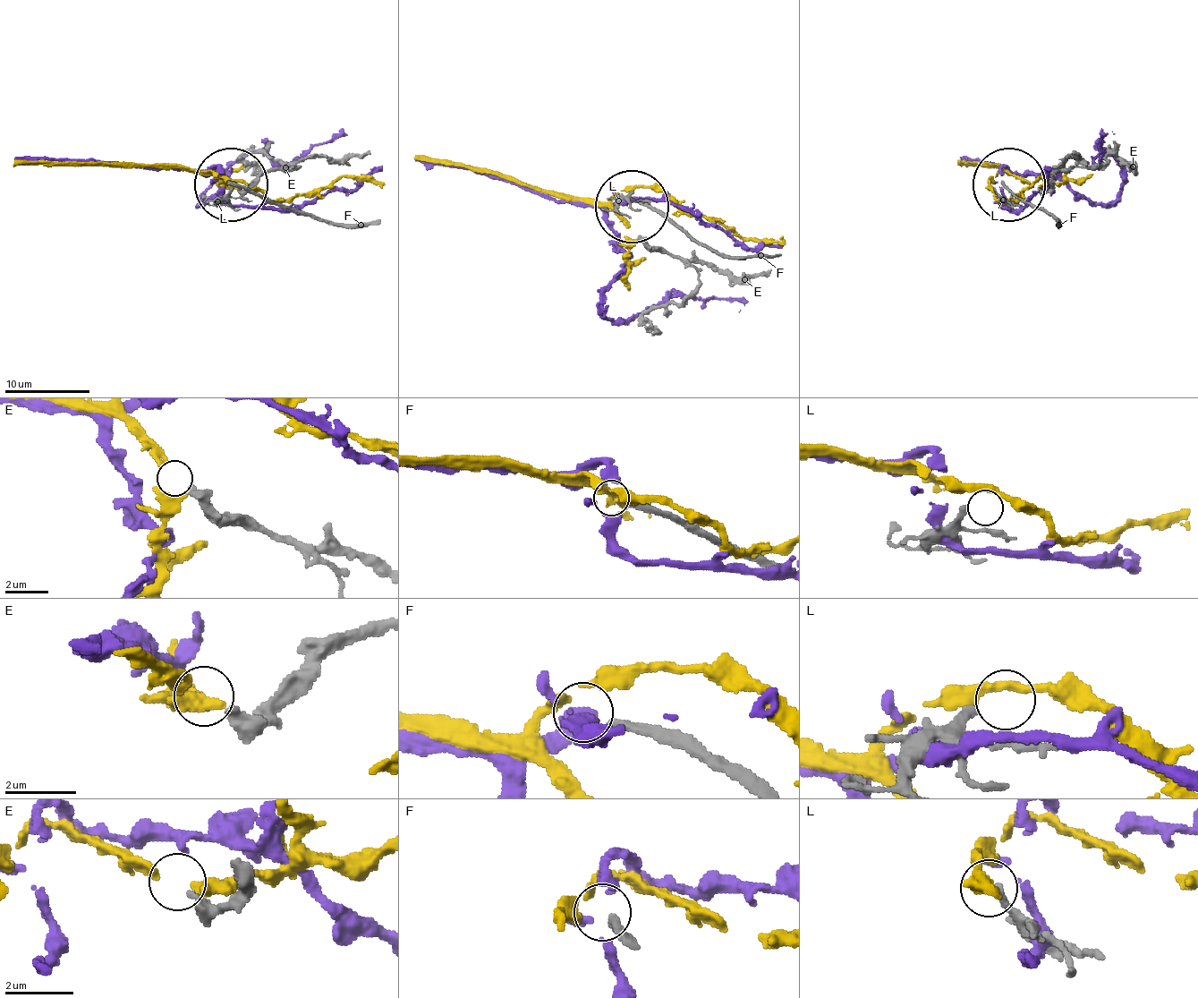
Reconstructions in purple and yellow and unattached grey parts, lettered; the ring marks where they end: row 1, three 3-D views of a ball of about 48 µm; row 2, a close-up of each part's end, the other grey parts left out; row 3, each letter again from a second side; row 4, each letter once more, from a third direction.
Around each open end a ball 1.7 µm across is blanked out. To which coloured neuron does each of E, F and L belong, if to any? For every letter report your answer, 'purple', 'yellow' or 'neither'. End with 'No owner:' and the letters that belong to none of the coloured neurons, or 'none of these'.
E: yellow
F: neither
L: neither
No owner: F, L

